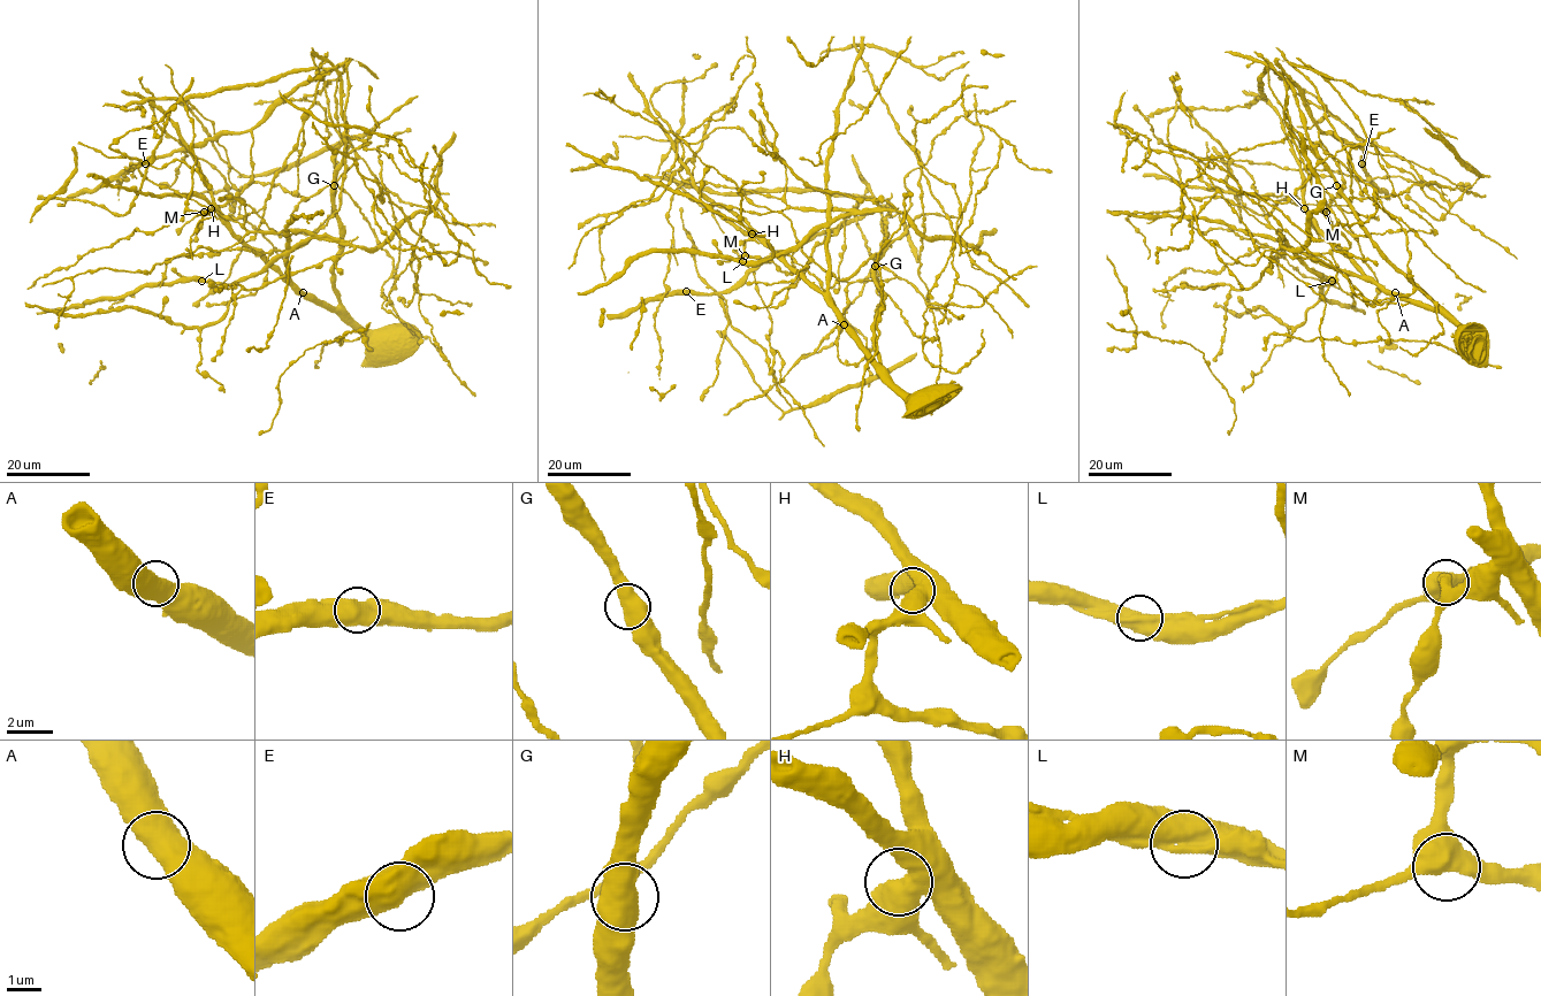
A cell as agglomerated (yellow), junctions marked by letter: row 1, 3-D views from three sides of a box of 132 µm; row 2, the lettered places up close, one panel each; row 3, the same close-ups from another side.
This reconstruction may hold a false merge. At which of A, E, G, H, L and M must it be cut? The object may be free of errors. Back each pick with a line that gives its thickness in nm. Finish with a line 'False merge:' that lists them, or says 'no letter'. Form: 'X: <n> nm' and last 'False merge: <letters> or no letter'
False merge: no letter

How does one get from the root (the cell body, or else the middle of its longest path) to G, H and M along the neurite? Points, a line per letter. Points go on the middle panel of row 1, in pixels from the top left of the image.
G: (937, 393), (935, 398), (922, 391), (905, 393), (882, 365), (876, 349), (880, 289), (875, 266)
H: (937, 393), (935, 398), (928, 398), (922, 391), (905, 393), (841, 313), (752, 234)
M: (937, 393), (935, 398), (928, 398), (922, 391), (905, 393), (841, 313), (770, 248), (748, 240), (745, 255)

